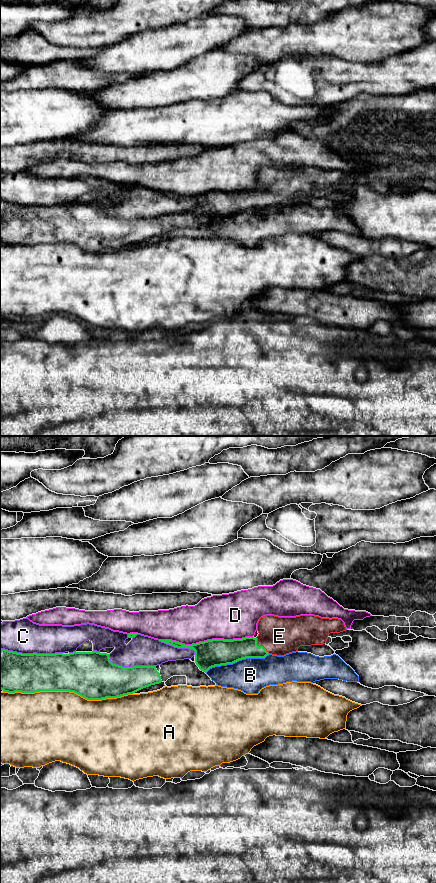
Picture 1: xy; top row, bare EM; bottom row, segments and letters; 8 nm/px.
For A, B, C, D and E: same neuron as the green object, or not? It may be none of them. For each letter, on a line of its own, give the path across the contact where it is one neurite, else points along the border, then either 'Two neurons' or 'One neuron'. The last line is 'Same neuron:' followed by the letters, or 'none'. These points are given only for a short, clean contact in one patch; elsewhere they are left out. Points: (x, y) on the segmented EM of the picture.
A: Two neurons
B: Two neurons
C: Two neurons
D: Two neurons
E: One neuron
Same neuron: E

